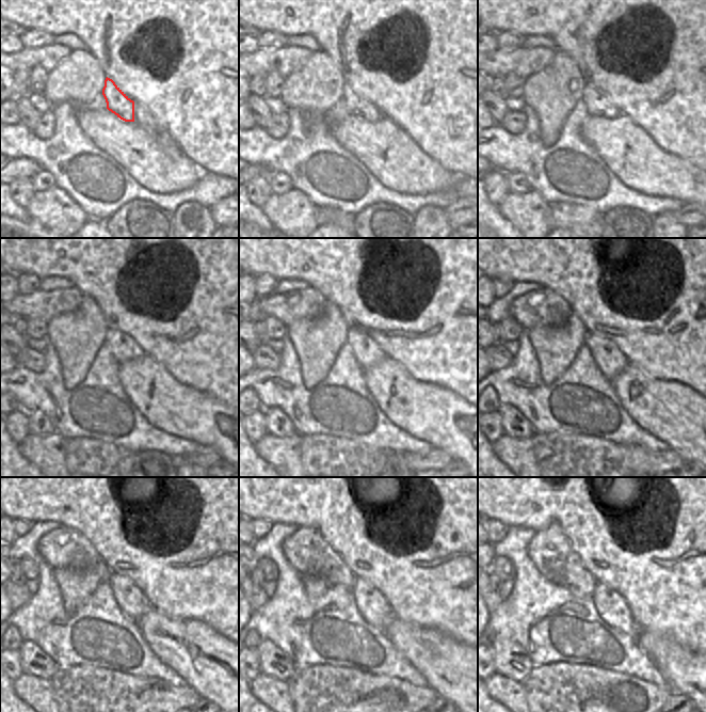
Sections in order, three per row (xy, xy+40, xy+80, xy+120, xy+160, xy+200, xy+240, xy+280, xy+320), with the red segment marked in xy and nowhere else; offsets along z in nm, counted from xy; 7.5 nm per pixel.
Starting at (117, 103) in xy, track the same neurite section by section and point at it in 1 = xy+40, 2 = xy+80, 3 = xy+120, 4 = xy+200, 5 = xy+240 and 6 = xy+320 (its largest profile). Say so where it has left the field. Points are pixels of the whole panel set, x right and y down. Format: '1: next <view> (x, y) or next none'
1: next xy+40 (357, 107)
2: next xy+80 (597, 105)
3: next xy+120 (124, 348)
4: next xy+200 (610, 361)
5: next xy+240 (133, 603)
6: next xy+320 (611, 606)

